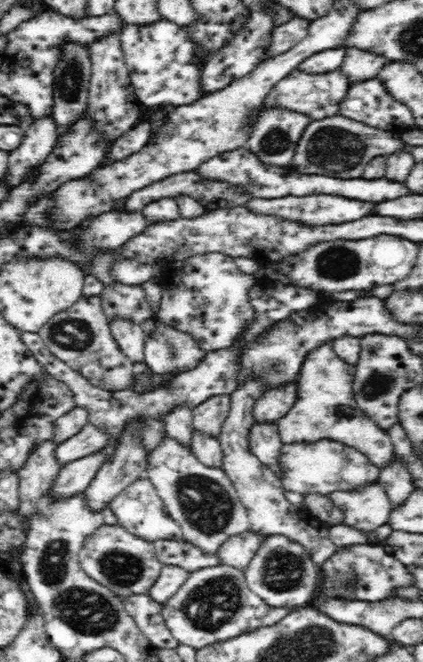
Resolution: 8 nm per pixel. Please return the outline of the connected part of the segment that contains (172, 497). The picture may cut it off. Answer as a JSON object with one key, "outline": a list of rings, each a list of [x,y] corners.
{"outline":[[[164,435],[146,455],[145,476],[152,482],[169,516],[181,527],[183,540],[206,554],[217,554],[219,546],[234,536],[250,531],[249,512],[222,468],[202,464],[190,445]]]}

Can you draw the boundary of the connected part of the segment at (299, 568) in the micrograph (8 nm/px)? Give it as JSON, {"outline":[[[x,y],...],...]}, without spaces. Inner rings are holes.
{"outline":[[[286,535],[266,536],[244,573],[249,590],[270,606],[304,606],[310,600],[317,599],[316,588],[320,588],[322,582],[321,569],[316,568],[309,551],[306,551],[302,544],[298,544]]]}

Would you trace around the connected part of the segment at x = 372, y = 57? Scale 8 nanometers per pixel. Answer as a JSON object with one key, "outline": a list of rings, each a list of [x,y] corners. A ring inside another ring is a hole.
{"outline":[[[354,47],[346,48],[346,58],[342,63],[344,73],[349,75],[352,84],[377,78],[384,65],[388,64],[386,57],[370,53]]]}

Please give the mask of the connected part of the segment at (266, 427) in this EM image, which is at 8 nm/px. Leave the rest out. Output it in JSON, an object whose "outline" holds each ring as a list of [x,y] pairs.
{"outline":[[[255,421],[247,432],[247,440],[252,454],[280,478],[277,458],[283,442],[279,437],[277,423]]]}

